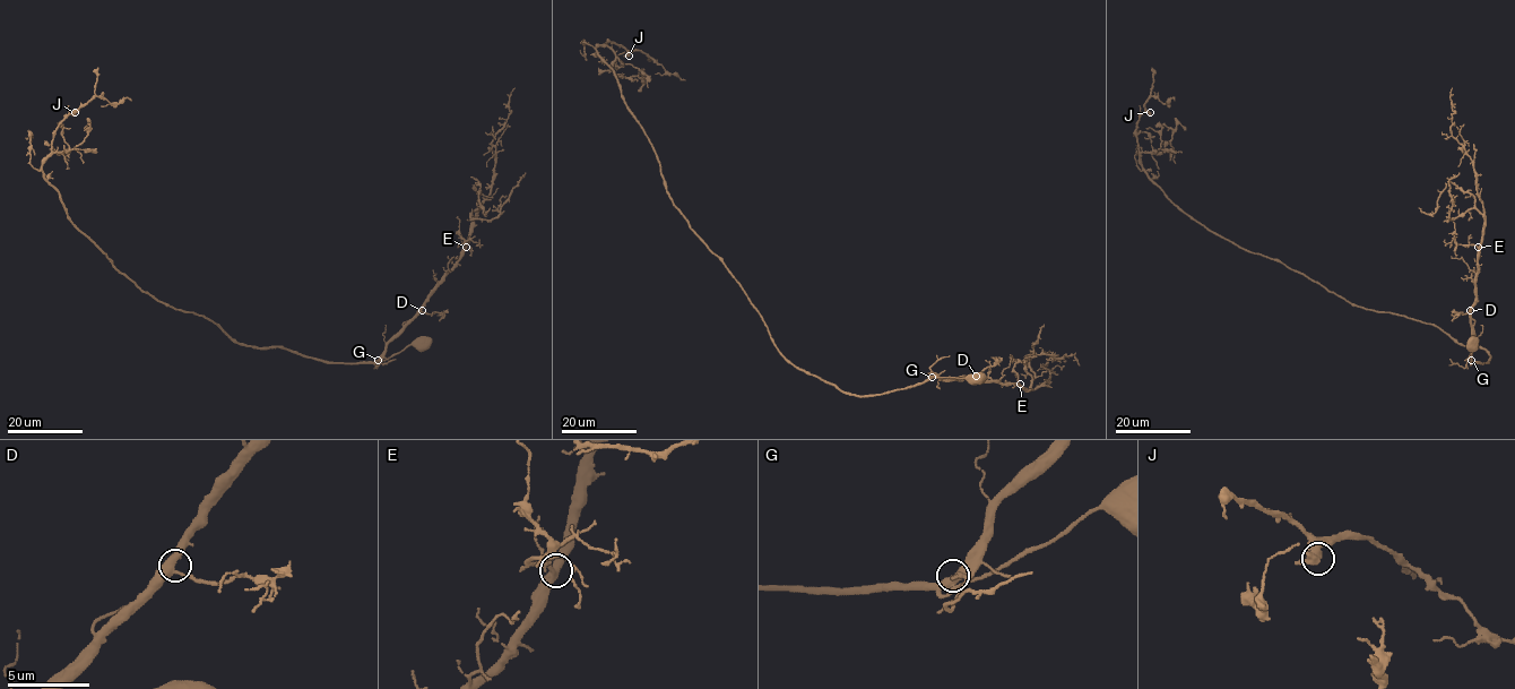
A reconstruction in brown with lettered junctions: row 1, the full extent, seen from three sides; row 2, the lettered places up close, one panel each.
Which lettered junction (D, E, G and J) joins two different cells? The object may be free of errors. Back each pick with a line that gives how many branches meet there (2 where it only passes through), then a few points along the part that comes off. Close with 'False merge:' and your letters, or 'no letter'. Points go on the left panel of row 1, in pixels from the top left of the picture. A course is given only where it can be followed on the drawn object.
False merge: no letter

